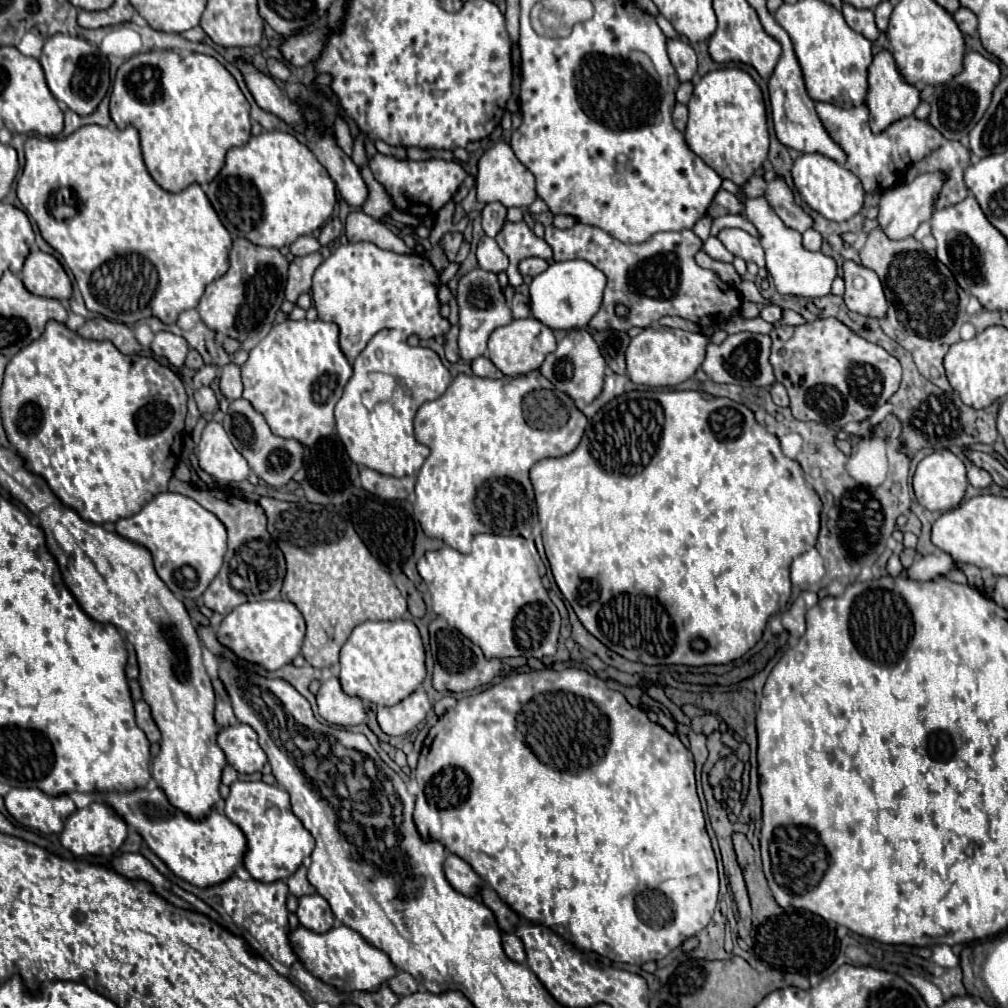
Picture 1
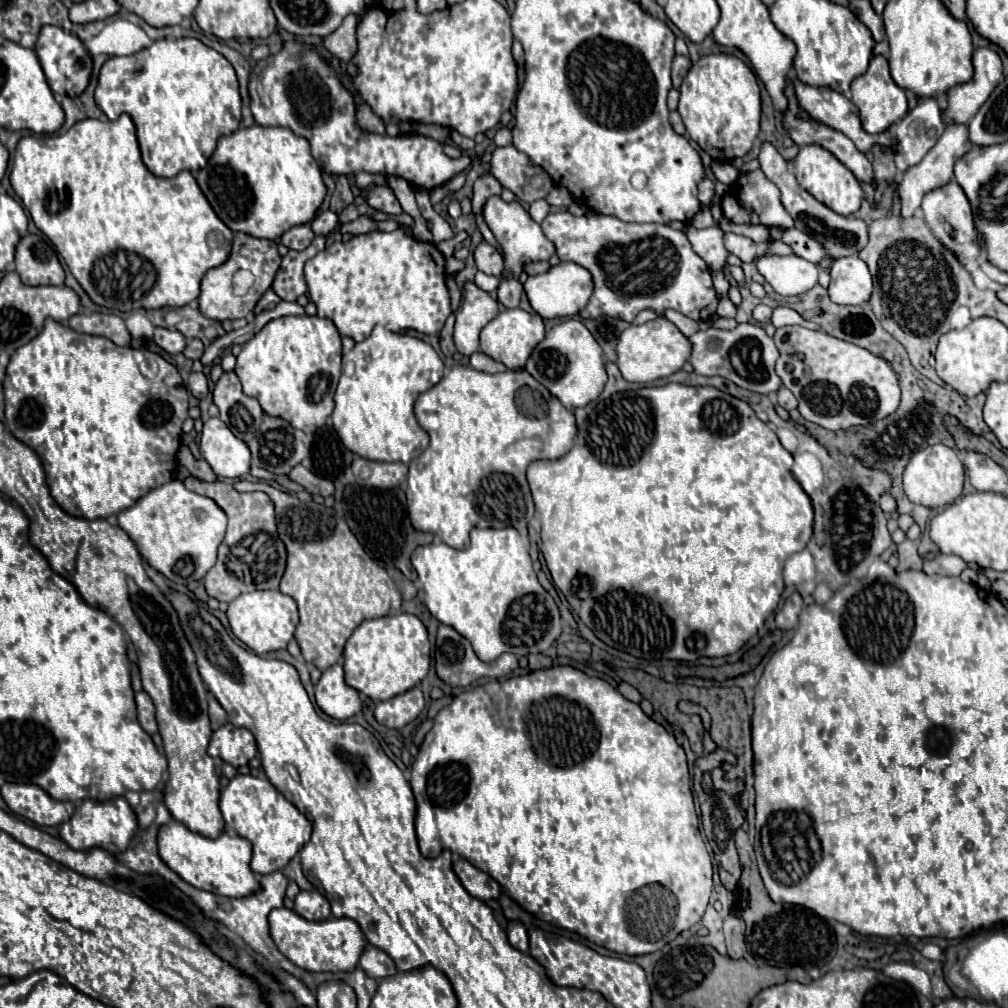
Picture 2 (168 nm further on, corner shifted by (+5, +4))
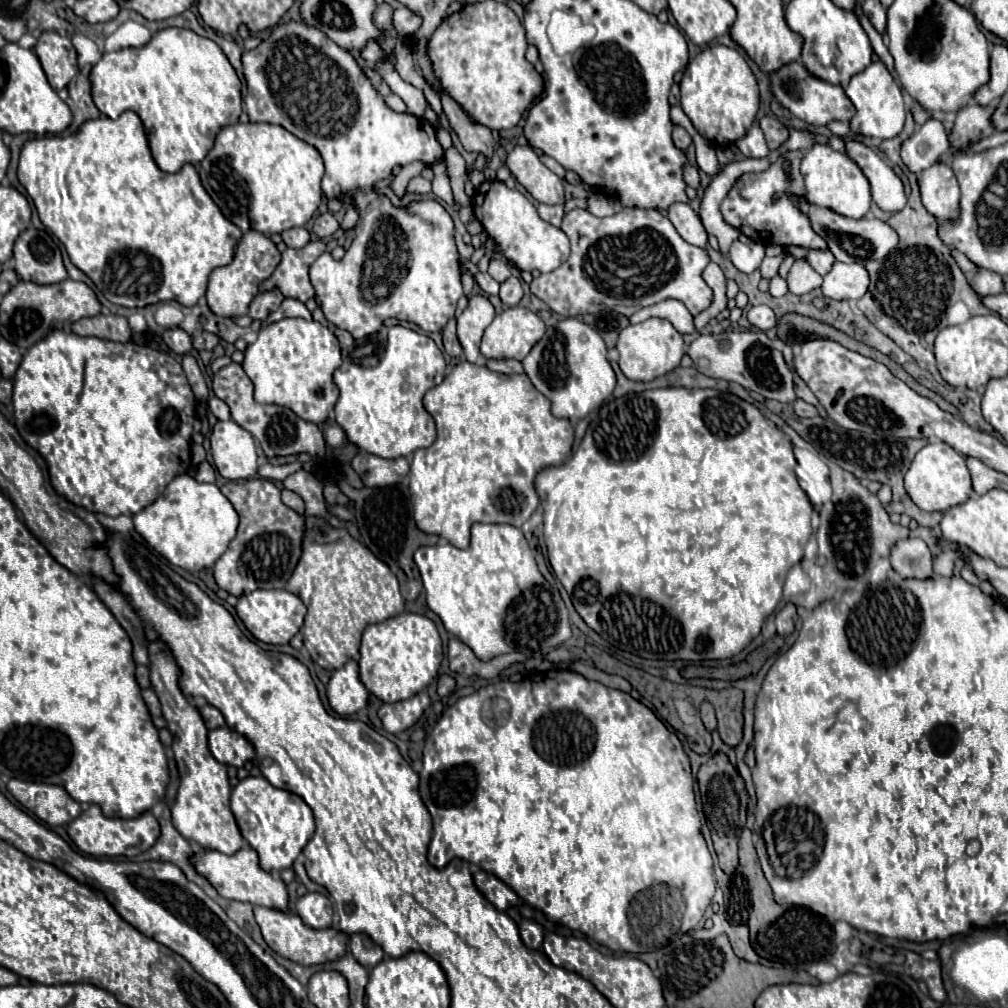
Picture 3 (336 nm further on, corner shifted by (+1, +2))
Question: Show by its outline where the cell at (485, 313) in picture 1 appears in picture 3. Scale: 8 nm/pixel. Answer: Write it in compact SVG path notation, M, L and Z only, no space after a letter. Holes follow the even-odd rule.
M484 295L470 297L468 307L464 313L456 319L458 321L458 339L464 349L464 357L470 363L476 363L480 359L480 339L484 329L494 319L494 307Z

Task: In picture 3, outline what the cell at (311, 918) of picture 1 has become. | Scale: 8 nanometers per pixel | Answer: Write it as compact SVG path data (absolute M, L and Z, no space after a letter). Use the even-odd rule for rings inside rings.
M306 893L298 899L294 911L302 919L304 925L312 929L328 929L332 927L332 903L322 893Z

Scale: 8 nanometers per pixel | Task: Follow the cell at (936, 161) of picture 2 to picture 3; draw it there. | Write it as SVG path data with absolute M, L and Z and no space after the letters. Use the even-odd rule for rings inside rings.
M970 103L956 115L956 125L950 135L952 139L952 153L964 147L968 141L978 141L982 137L992 135L996 129L992 127L992 113L994 107Z

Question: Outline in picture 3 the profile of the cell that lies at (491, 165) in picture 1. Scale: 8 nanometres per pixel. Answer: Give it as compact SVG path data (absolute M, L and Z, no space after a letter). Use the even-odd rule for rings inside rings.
M516 145L508 153L506 167L538 203L546 203L546 205L564 203L562 179L556 173L552 173L544 163L540 163L540 159L530 147Z

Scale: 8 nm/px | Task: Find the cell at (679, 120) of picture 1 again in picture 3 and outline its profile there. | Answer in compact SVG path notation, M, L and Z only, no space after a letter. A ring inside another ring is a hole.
M674 127L674 131L672 131L672 141L674 141L674 145L680 149L680 151L686 151L688 147L690 147L690 143L692 143L692 139L690 139L690 135L682 129L682 127Z

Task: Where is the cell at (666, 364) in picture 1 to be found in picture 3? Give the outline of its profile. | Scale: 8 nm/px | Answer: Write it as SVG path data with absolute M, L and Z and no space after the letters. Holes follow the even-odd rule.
M646 319L636 325L628 325L620 331L616 349L620 353L620 369L622 373L632 381L654 381L660 375L666 375L668 371L676 369L680 365L680 359L684 355L684 339L674 329L674 325L666 319Z

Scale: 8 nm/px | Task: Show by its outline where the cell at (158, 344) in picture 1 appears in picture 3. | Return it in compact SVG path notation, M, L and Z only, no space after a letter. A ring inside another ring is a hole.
M180 327L166 329L164 335L162 335L162 339L164 339L164 343L166 343L174 353L184 355L184 353L188 353L188 351L192 349L192 337L190 337L184 329L180 329Z

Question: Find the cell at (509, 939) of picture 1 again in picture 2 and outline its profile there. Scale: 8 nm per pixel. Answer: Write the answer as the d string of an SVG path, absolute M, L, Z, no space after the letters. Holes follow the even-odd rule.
M517 921L508 922L508 941L514 949L528 953L528 933L526 927Z

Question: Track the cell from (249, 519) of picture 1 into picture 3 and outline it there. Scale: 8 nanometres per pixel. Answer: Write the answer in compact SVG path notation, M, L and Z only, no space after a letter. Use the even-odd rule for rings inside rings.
M268 479L230 481L222 487L222 493L238 511L240 525L228 551L214 565L218 587L240 597L246 589L248 575L252 573L254 585L258 589L282 589L302 555L304 519L300 513L292 511L280 501L280 489Z

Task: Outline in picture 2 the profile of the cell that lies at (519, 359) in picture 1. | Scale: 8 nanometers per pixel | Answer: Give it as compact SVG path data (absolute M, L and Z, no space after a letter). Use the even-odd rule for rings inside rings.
M520 307L516 309L504 309L502 313L498 313L480 333L480 351L486 353L488 357L492 357L494 361L500 361L506 365L506 369L510 371L520 371L524 369L530 353L534 351L534 347L544 339L544 321L534 315L528 313Z

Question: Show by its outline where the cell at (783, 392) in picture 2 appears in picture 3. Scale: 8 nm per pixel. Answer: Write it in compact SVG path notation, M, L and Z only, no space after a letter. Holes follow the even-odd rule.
M796 399L796 403L792 403L792 407L794 407L796 415L800 415L800 417L816 417L818 415L818 409L802 399Z

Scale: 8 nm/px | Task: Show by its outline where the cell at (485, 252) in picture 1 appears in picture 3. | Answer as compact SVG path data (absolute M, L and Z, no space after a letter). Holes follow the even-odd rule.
M492 259L490 261L490 267L488 267L488 273L498 281L498 283L502 283L502 281L506 281L512 273L510 273L510 267L508 267L508 263L504 261L504 259Z

